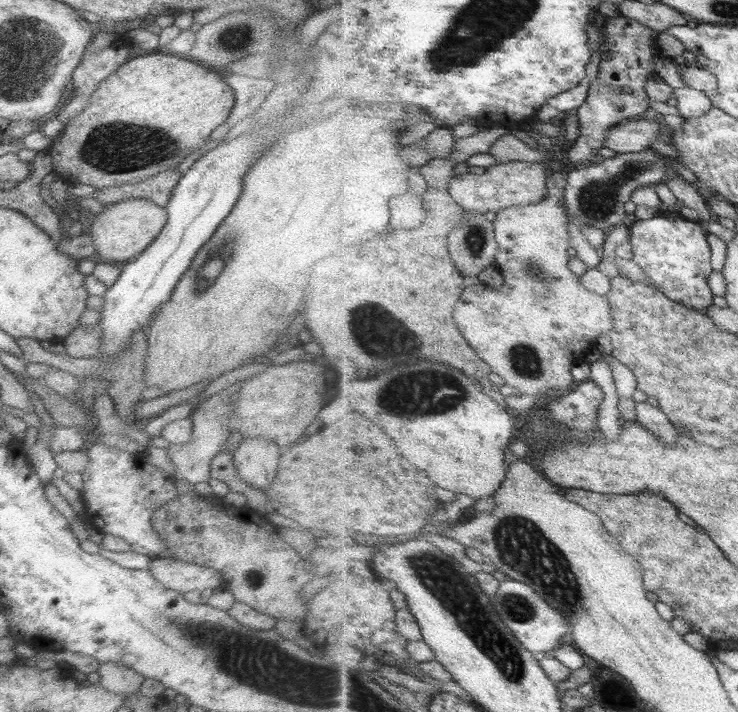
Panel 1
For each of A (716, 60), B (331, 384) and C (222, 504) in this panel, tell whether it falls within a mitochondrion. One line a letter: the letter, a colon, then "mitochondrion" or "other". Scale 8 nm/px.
A: other
B: other
C: other

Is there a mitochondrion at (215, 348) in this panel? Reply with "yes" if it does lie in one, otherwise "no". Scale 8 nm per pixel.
no

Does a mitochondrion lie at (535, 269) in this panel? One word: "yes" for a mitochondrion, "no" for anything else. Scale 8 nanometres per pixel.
yes

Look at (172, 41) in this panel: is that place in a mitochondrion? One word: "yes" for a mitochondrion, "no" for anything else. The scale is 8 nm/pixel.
no

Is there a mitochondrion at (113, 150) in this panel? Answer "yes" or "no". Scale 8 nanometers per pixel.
yes

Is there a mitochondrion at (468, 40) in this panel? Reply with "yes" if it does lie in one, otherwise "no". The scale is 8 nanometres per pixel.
yes

